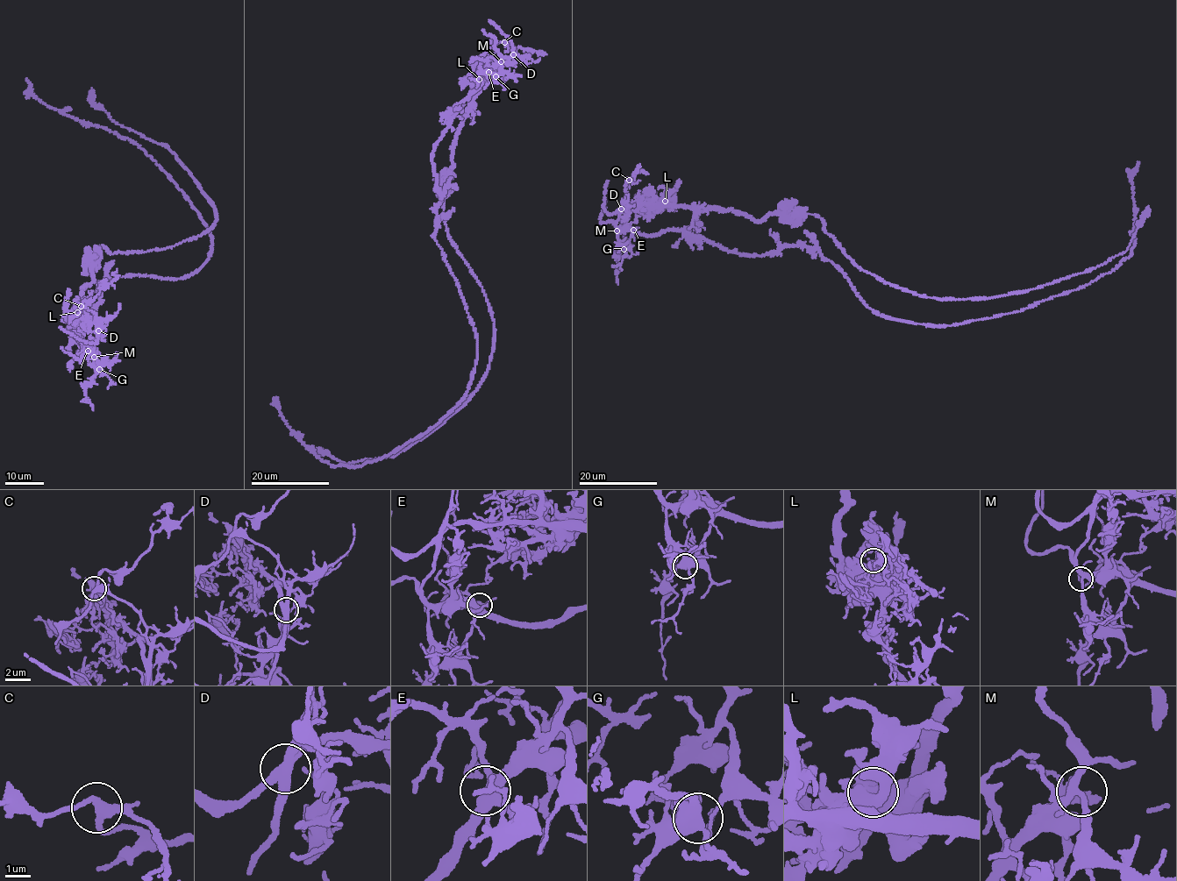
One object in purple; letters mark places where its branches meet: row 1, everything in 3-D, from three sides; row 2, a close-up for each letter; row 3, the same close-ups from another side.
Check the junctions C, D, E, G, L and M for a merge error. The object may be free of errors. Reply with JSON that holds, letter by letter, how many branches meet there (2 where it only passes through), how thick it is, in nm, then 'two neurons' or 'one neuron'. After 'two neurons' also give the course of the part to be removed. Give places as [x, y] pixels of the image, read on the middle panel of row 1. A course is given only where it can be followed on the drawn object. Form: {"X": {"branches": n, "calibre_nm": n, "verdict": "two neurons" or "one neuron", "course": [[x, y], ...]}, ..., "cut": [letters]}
{"C": {"branches": 3, "calibre_nm": 280, "verdict": "one neuron"}, "D": {"branches": 4, "calibre_nm": 400, "verdict": "two neurons", "course": [[513, 54], [457, 108], [433, 152], [435, 238], [476, 338], [465, 398], [358, 466], [317, 458], [276, 401]]}, "E": {"branches": 4, "calibre_nm": 400, "verdict": "one neuron"}, "G": {"branches": 4, "calibre_nm": 550, "verdict": "one neuron"}, "L": {"branches": 3, "calibre_nm": 500, "verdict": "one neuron"}, "M": {"branches": 4, "calibre_nm": 280, "verdict": "one neuron"}, "cut": ["D"]}

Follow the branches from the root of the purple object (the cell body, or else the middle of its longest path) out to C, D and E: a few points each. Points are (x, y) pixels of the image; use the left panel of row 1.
C: (75, 334), (74, 337), (80, 338), (87, 352), (102, 326), (93, 312), (81, 306)
D: (75, 334), (74, 337), (78, 336), (87, 352), (91, 355), (98, 330)
E: (75, 334), (74, 337), (78, 336), (88, 351)

